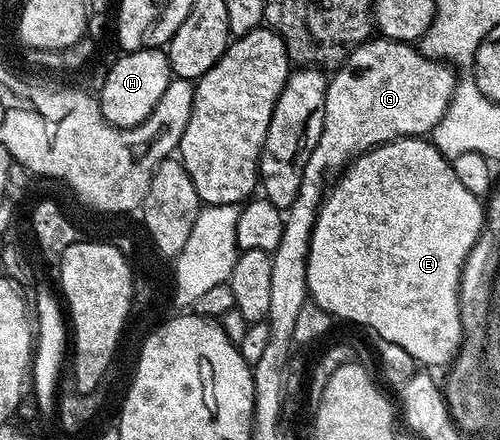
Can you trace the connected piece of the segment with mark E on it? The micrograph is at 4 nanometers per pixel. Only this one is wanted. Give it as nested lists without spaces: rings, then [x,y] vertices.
[[[407,137],[396,139],[393,143],[383,143],[372,151],[354,160],[346,168],[344,174],[329,188],[328,194],[318,209],[318,220],[312,233],[310,252],[308,253],[308,285],[309,298],[323,307],[329,315],[339,320],[347,319],[350,323],[359,323],[362,327],[371,327],[379,336],[381,342],[398,345],[413,357],[418,365],[427,368],[445,368],[458,353],[462,343],[462,326],[460,325],[460,309],[458,308],[458,286],[462,276],[462,266],[470,256],[471,249],[481,237],[484,230],[484,203],[481,198],[468,189],[456,178],[453,162],[447,156],[441,155],[433,142],[422,137]]]

